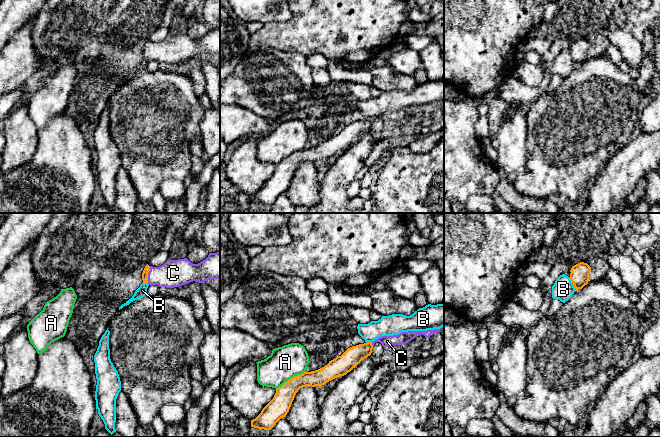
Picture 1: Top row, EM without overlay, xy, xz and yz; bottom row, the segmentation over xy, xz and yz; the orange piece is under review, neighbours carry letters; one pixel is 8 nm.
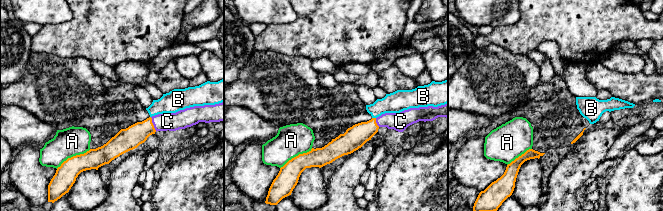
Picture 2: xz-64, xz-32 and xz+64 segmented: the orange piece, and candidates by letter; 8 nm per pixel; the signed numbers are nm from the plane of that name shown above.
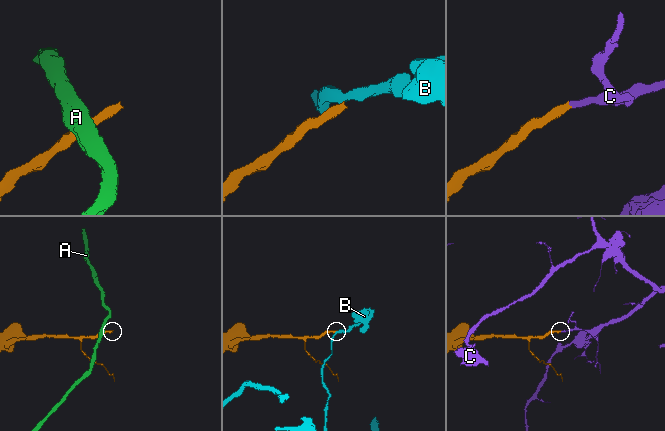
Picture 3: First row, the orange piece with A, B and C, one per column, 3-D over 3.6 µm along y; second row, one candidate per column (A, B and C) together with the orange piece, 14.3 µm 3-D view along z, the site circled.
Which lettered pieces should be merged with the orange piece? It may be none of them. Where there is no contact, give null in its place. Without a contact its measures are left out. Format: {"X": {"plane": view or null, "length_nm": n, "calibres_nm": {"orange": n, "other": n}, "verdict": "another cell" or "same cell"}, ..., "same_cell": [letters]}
{"A": {"plane": "xz", "length_nm": 280, "calibres_nm": {"orange": 160, "other": 260}, "verdict": "another cell"}, "B": {"plane": "yz", "length_nm": 120, "calibres_nm": {"orange": 160, "other": 170}, "verdict": "another cell"}, "C": {"plane": "xy", "length_nm": 140, "calibres_nm": {"orange": 50, "other": 220}, "verdict": "same cell"}, "same_cell": ["C"]}

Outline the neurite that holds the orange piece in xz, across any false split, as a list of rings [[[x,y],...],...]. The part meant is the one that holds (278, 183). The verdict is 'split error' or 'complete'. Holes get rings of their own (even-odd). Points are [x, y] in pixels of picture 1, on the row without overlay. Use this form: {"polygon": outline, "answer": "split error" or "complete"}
{"polygon": [[[440,105],[427,107],[408,107],[393,112],[382,112],[373,118],[359,120],[348,124],[341,132],[329,137],[324,143],[304,148],[285,158],[276,165],[273,175],[262,185],[261,189],[251,196],[251,203],[271,206],[276,199],[283,193],[286,193],[294,173],[300,164],[306,162],[319,162],[339,153],[344,152],[355,144],[362,136],[371,131],[373,122],[380,118],[383,123],[406,120],[417,111],[424,111],[430,114],[431,110],[440,108]]], "answer": "split error"}

